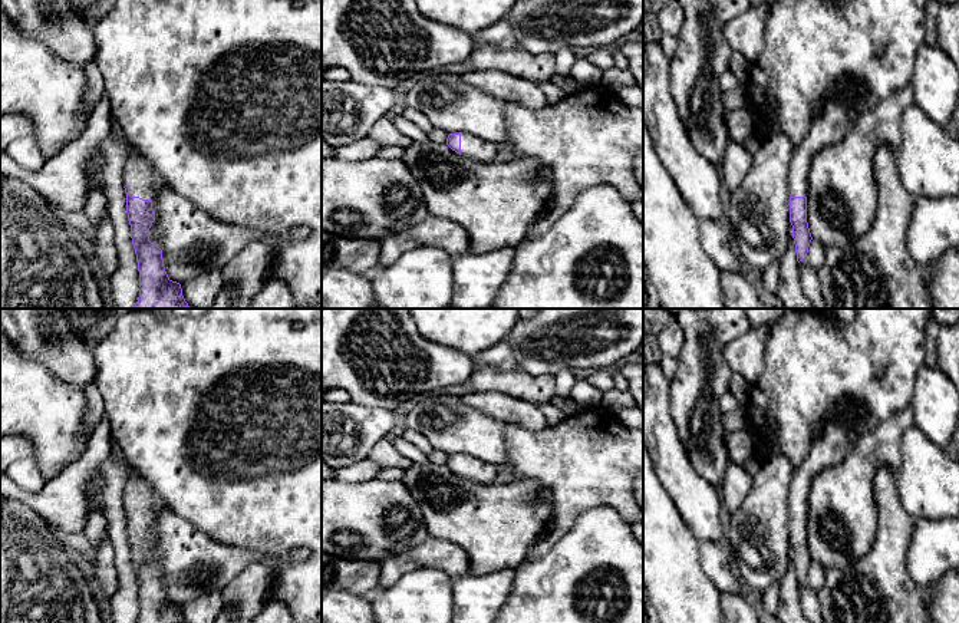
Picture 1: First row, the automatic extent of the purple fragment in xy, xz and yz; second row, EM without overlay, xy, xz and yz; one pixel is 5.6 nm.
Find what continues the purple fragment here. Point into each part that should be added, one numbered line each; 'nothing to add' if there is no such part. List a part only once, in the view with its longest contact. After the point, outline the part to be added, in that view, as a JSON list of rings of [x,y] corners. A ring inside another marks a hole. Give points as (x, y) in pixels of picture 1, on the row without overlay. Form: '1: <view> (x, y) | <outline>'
1: xy (142, 501) | [[[139,472],[128,477],[123,488],[123,507],[129,508],[131,518],[154,521],[161,504],[156,492]]]

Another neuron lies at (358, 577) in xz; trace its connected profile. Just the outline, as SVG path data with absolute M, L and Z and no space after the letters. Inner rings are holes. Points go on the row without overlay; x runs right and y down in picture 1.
M322 551L322 594L346 590L365 596L379 586L379 577L379 561L342 560Z

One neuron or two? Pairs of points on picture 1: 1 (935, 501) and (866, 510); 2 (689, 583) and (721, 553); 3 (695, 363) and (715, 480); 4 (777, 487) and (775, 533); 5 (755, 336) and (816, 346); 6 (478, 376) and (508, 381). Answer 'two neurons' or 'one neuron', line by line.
1: two neurons
2: two neurons
3: one neuron
4: one neuron
5: two neurons
6: one neuron

